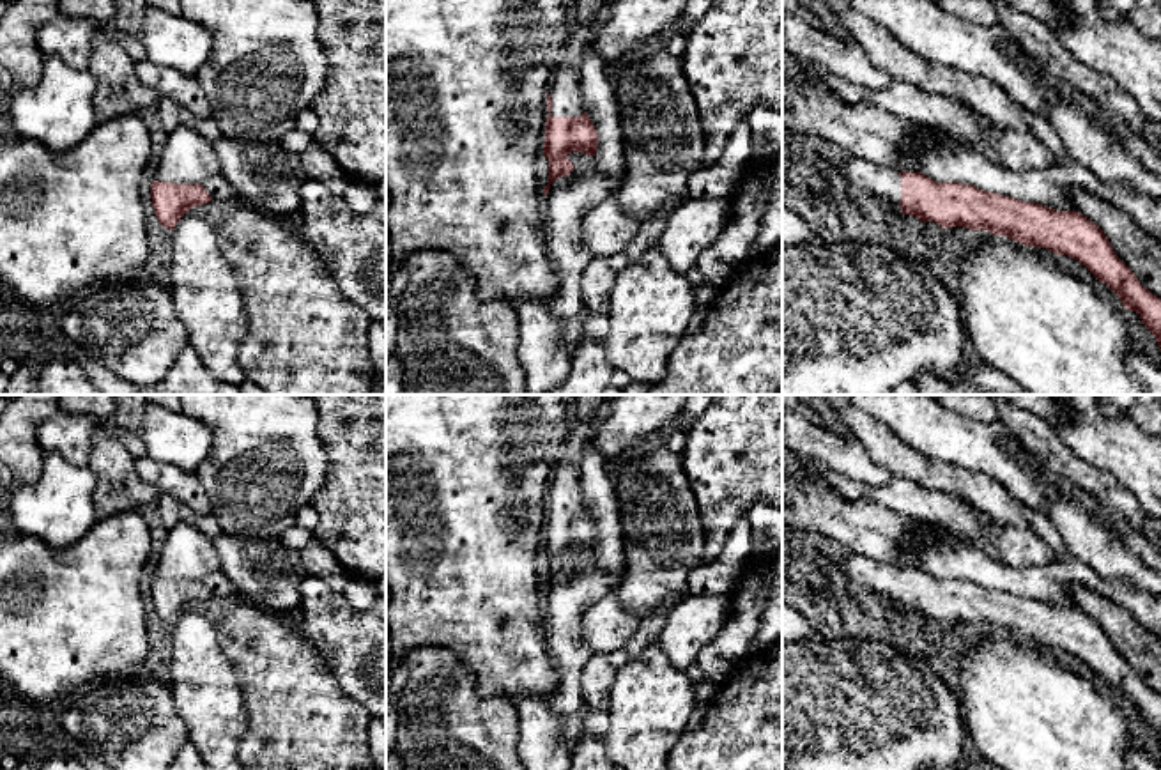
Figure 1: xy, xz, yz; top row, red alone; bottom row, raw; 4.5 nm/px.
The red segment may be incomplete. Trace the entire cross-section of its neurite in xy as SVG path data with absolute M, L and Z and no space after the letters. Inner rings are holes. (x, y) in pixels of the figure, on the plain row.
M152 577L150 595L158 618L168 627L173 627L191 604L205 602L212 597L202 581L163 577Z

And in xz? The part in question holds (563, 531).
M609 395L600 402L595 416L589 421L575 421L570 427L568 437L565 441L563 457L556 462L549 490L547 490L547 519L545 519L545 538L543 552L549 558L549 581L543 584L543 591L549 589L550 581L566 574L573 568L573 559L568 556L570 549L584 549L588 552L596 552L598 529L588 513L582 499L580 489L580 469L582 455L588 444L593 444L593 439L600 428L602 420L609 414Z

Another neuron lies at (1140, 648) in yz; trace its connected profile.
M1071 584L1069 591L1076 609L1103 627L1117 653L1161 696L1161 639L1103 595L1080 584Z

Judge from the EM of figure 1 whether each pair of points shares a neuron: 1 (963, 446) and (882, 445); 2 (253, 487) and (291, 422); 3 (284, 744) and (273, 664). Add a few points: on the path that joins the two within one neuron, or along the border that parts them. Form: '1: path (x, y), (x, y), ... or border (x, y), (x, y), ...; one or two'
1: border (875, 420), (926, 457), (945, 464); two
2: path (261, 471), (266, 462), (266, 446), (275, 438); one
3: path (284, 724), (284, 684); one

